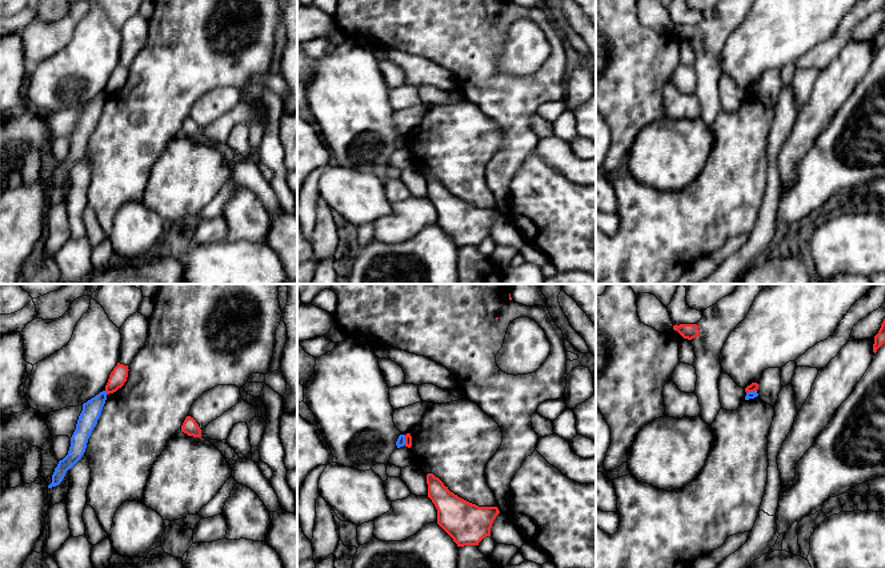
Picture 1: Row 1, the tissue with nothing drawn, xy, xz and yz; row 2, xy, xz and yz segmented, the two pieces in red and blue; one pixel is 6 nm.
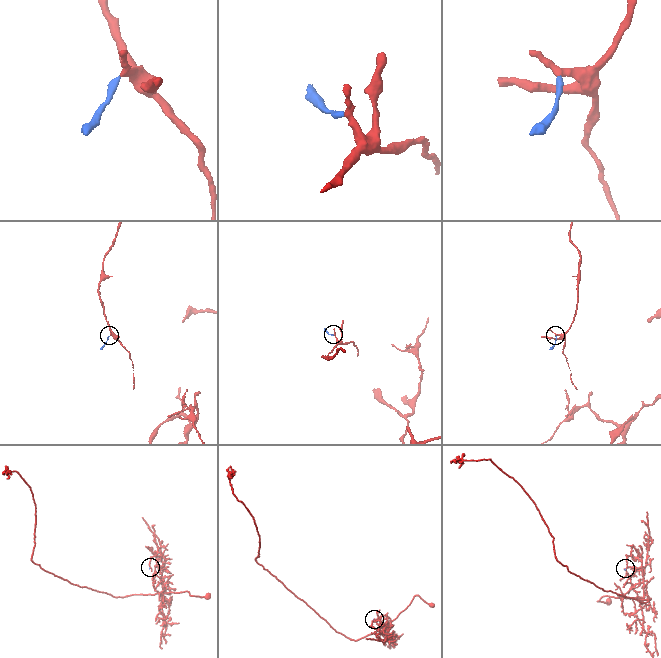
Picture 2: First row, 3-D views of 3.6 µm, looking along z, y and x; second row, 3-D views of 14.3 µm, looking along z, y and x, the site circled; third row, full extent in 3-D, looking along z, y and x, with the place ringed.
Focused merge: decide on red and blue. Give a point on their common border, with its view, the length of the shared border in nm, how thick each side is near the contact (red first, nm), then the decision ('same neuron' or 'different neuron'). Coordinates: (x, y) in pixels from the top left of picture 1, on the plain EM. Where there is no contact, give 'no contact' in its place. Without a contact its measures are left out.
xy (105, 92) | 30 nm | 100/120 nm | different neuron

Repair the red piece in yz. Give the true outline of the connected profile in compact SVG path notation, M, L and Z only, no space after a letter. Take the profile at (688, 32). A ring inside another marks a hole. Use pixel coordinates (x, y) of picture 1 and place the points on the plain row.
M680 25L673 27L673 31L677 32L684 40L692 41L700 36L697 25Z

